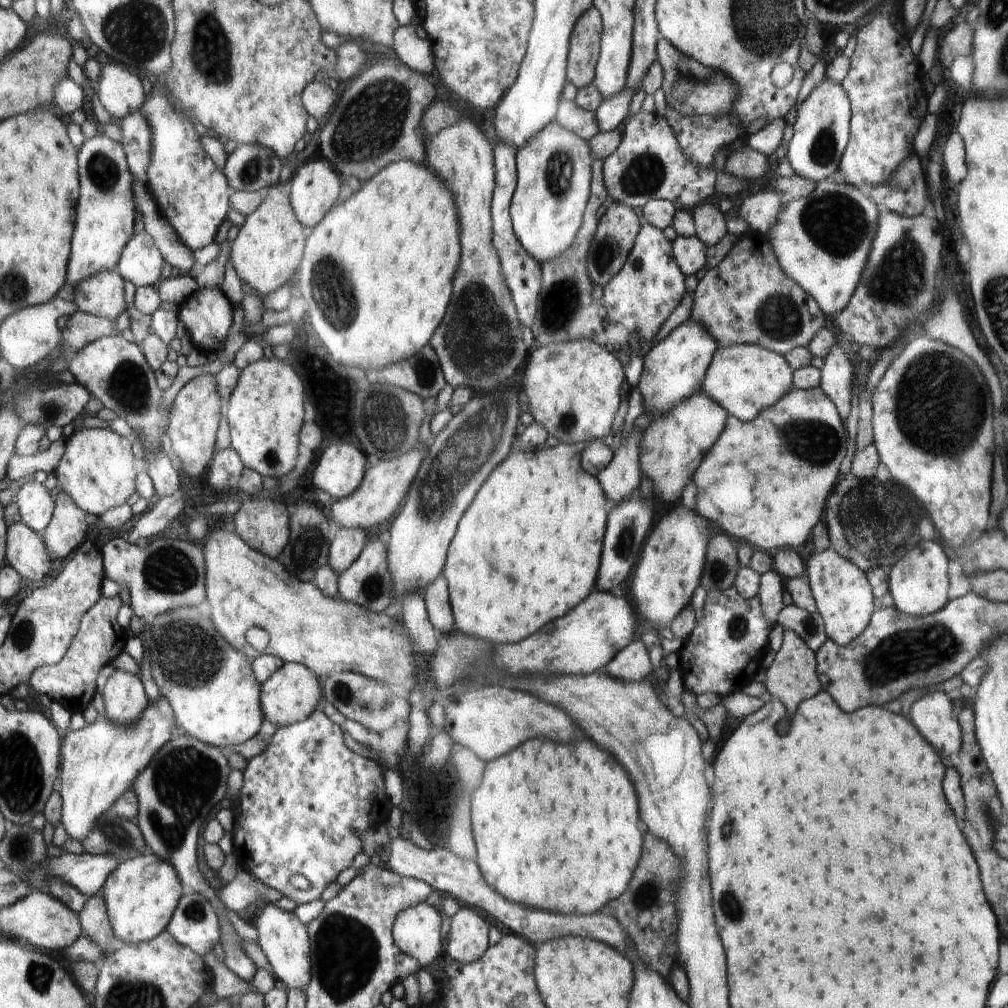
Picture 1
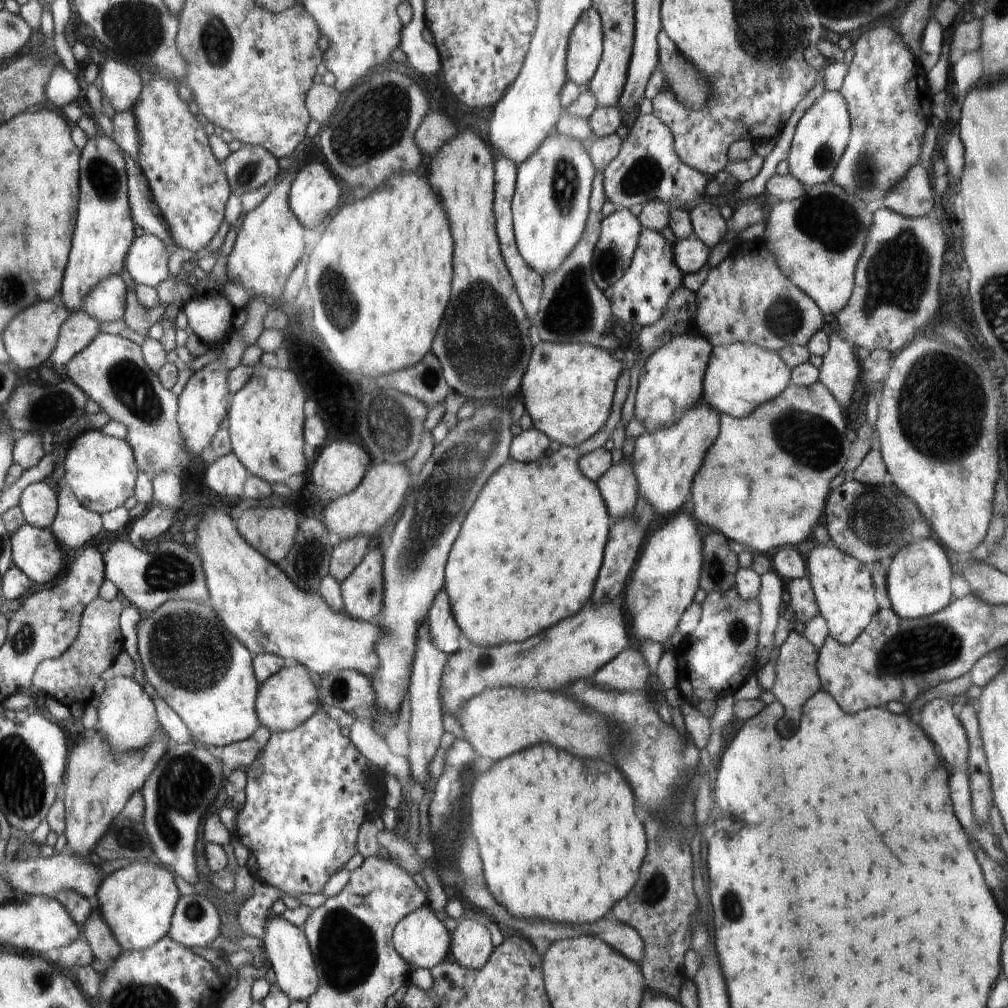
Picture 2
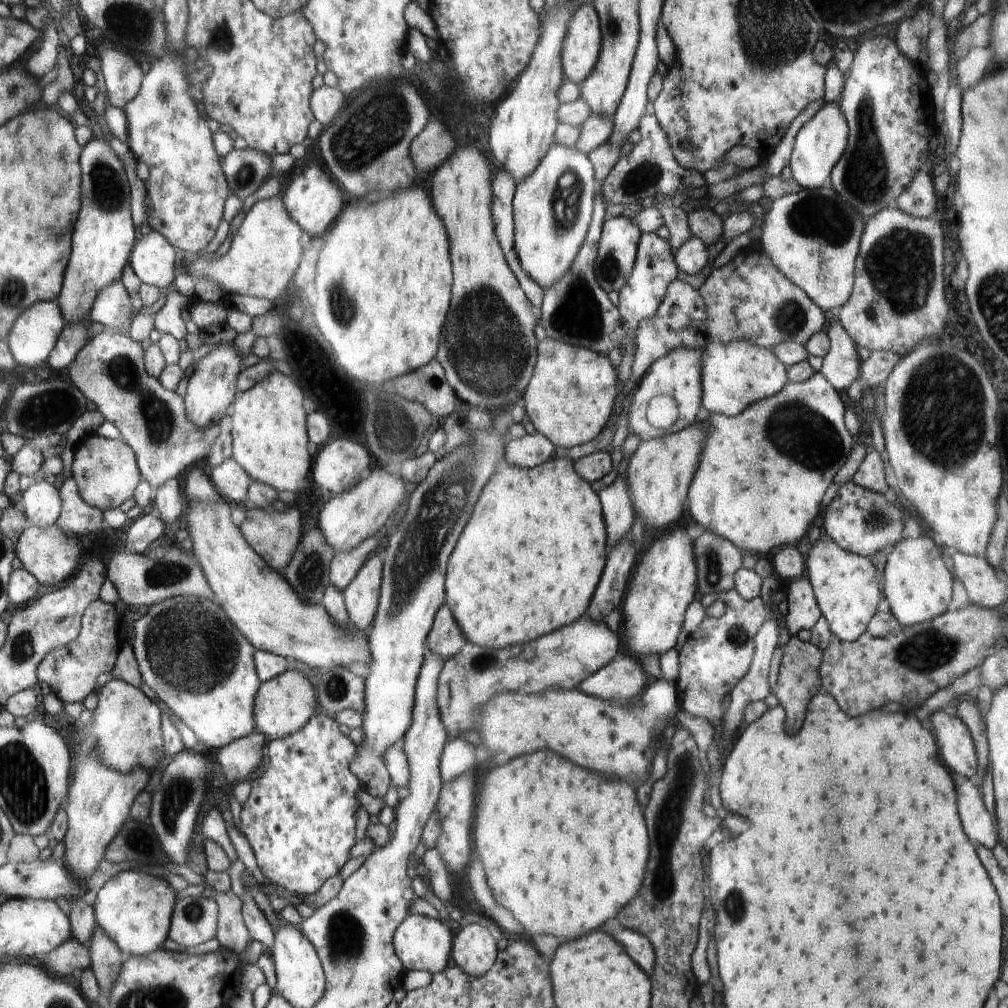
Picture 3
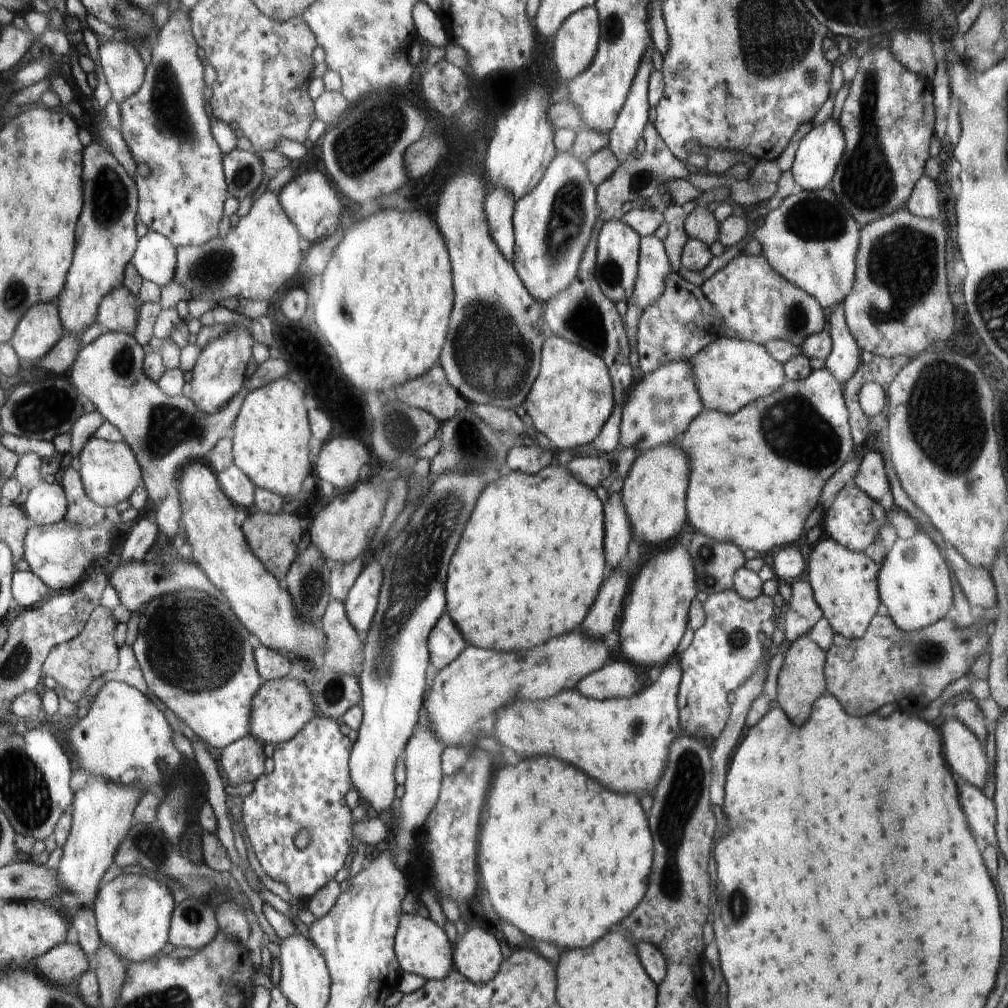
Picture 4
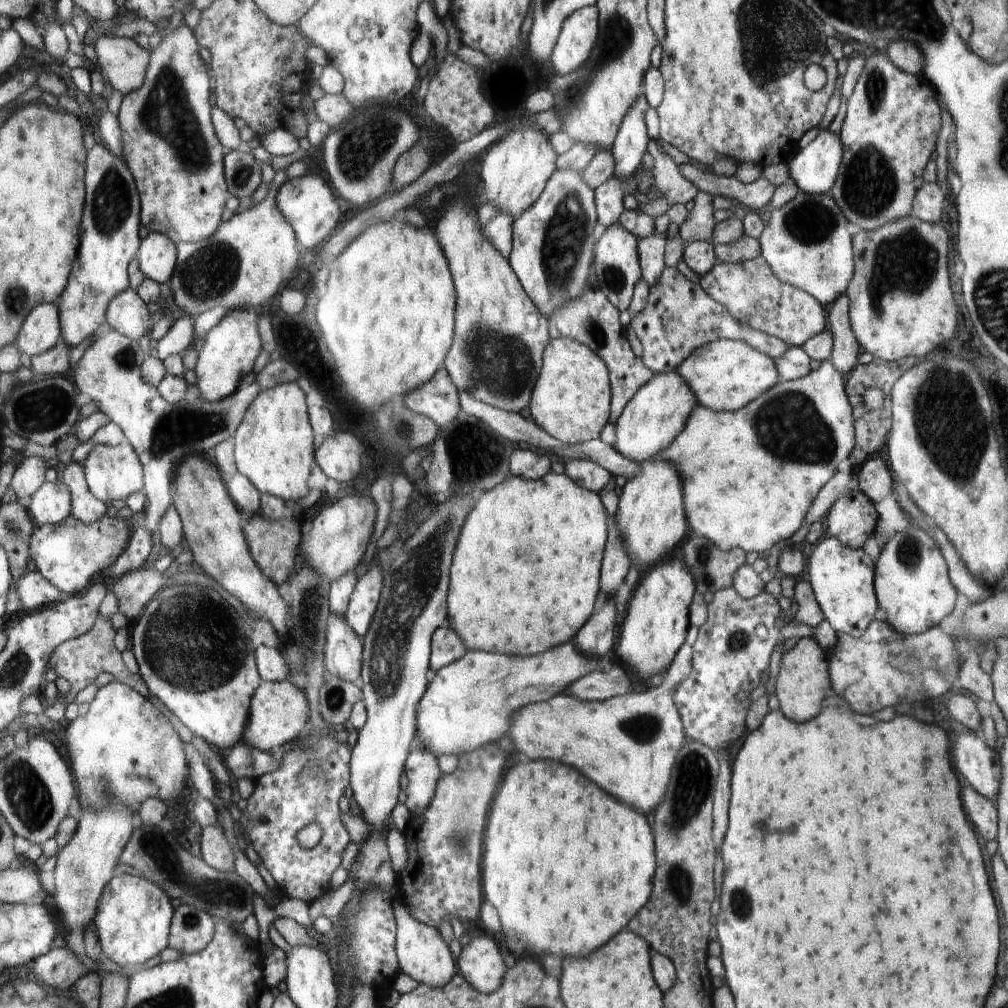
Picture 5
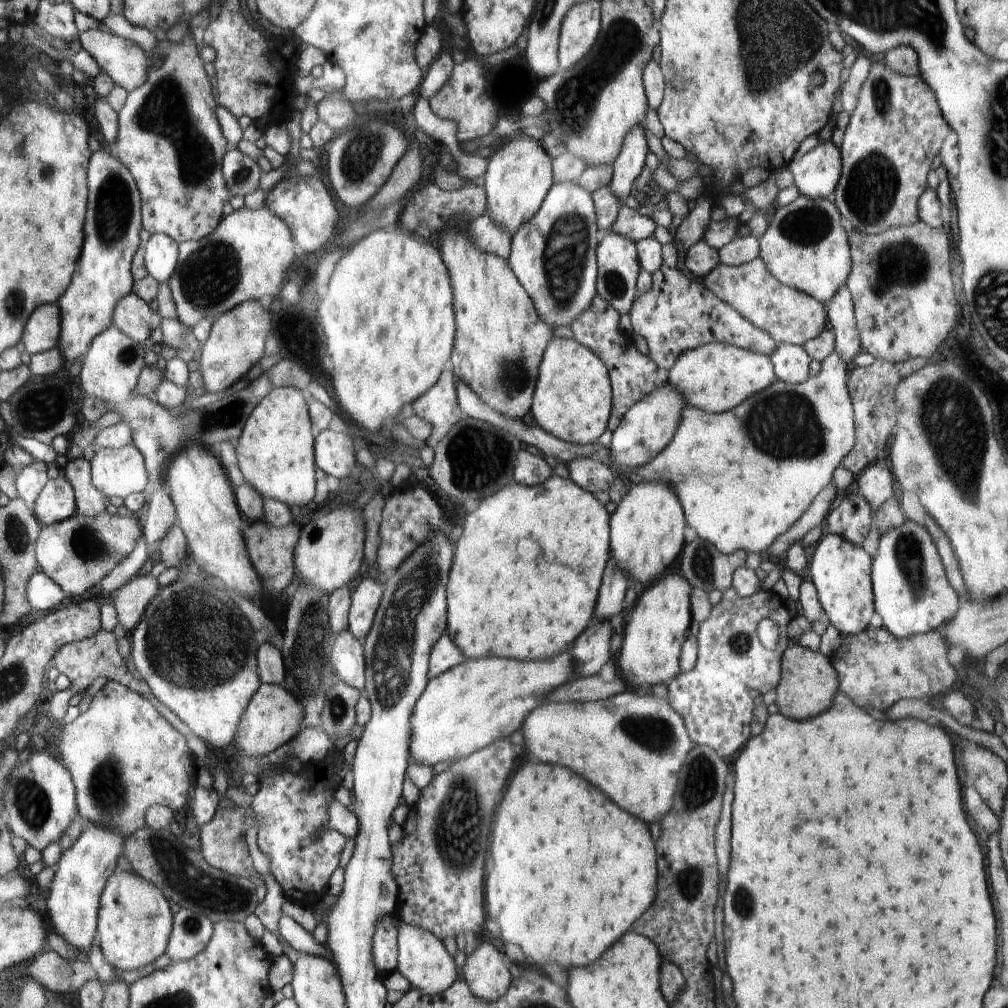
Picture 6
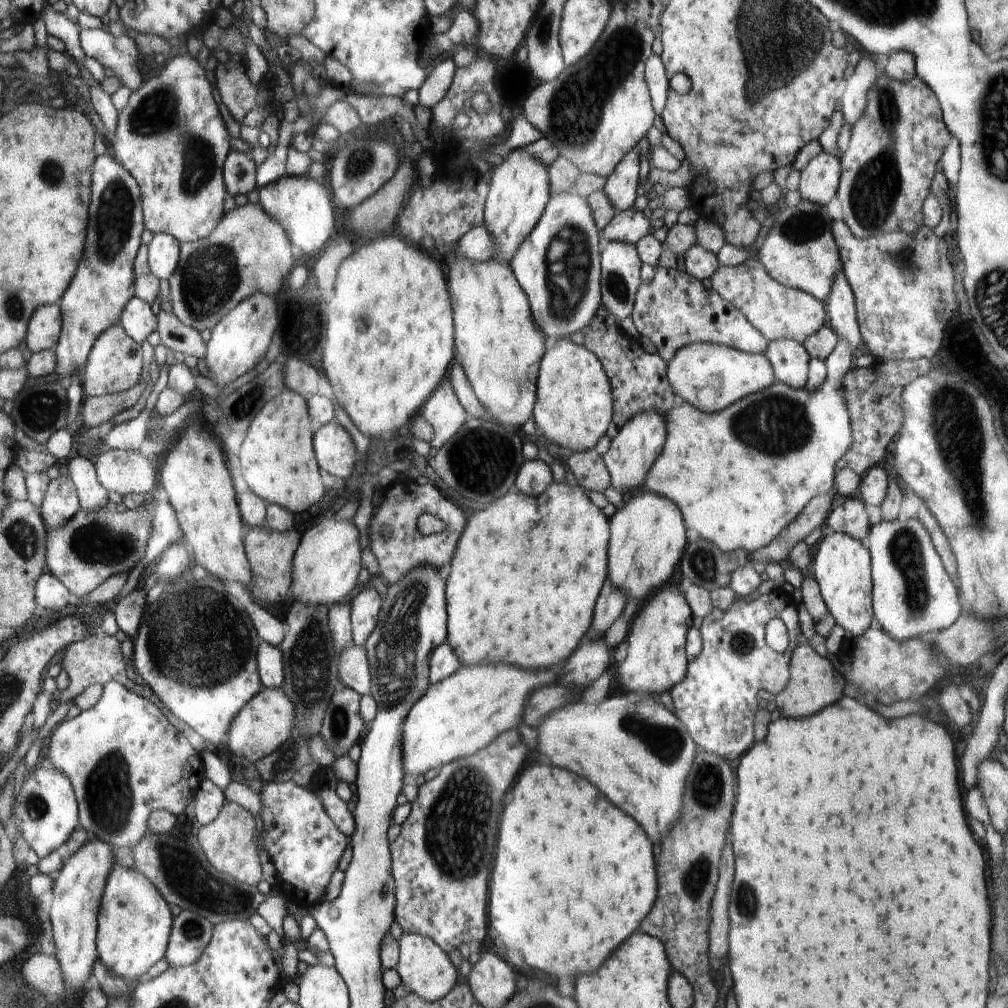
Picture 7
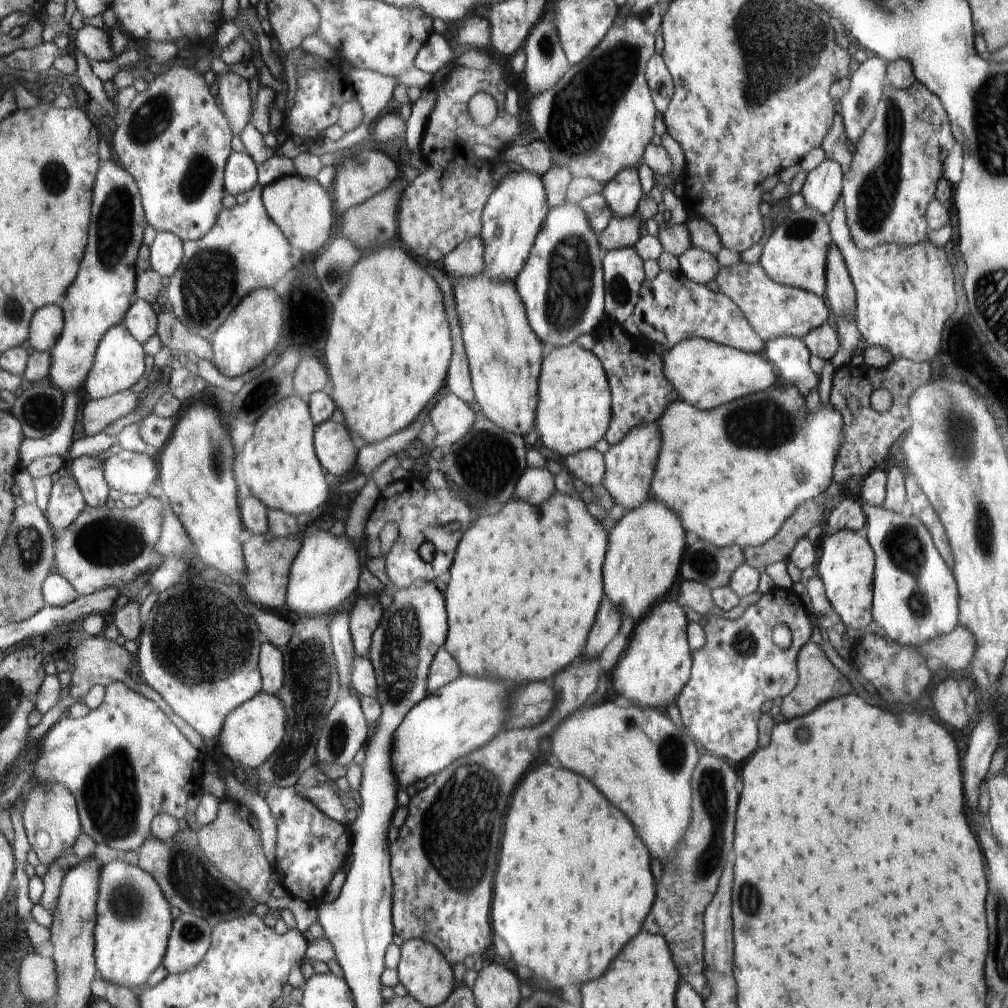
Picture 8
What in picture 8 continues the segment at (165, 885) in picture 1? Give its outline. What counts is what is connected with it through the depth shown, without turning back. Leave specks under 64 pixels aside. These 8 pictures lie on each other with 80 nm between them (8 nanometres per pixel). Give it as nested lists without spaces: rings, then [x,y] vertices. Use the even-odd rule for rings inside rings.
[[[116,860],[102,868],[100,890],[97,900],[98,919],[98,972],[106,983],[128,987],[138,992],[146,984],[148,976],[162,964],[165,958],[168,934],[172,930],[172,912],[169,900],[164,898],[158,881],[138,865],[130,865],[125,860]]]

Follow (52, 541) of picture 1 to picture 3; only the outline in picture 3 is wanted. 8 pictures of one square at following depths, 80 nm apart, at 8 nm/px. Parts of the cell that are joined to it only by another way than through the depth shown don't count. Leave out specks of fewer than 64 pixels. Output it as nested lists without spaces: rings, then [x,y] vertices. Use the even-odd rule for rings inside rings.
[[[65,477],[61,485],[63,500],[63,512],[57,525],[71,532],[73,535],[96,535],[101,532],[102,512],[93,507],[82,498],[82,492],[78,488],[75,478]]]

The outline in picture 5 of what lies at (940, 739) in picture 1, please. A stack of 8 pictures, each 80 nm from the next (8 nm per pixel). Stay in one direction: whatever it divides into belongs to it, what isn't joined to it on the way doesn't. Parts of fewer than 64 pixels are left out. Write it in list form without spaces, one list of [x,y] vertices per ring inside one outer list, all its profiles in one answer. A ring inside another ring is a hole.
[[[957,733],[954,742],[954,764],[958,764],[958,772],[972,784],[980,796],[995,804],[1002,780],[998,751],[986,745],[983,738]]]

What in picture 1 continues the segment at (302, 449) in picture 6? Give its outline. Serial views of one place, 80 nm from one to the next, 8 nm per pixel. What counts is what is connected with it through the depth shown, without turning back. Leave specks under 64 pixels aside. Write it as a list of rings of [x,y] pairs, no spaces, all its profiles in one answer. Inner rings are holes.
[[[273,356],[271,360],[260,359],[247,366],[240,373],[237,385],[225,402],[227,405],[226,426],[229,427],[231,447],[244,462],[245,468],[256,471],[260,476],[282,479],[294,469],[298,458],[298,444],[301,443],[300,428],[304,420],[304,388],[296,372],[285,363],[280,364]]]

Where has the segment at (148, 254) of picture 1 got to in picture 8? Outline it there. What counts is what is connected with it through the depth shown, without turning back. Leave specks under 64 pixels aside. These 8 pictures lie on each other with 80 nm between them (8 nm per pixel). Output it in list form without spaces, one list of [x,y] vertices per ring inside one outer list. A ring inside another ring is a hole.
[[[173,232],[158,233],[149,247],[151,268],[162,276],[176,274],[181,266],[182,239]]]

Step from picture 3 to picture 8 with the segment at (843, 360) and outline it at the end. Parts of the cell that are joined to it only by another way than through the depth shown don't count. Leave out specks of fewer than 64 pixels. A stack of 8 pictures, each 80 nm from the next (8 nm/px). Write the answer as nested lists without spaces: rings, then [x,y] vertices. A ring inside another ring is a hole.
[[[832,240],[828,254],[828,292],[825,299],[829,300],[830,310],[834,312],[836,317],[849,317],[856,308],[856,296],[856,289],[853,287],[853,281],[850,278],[843,254]]]

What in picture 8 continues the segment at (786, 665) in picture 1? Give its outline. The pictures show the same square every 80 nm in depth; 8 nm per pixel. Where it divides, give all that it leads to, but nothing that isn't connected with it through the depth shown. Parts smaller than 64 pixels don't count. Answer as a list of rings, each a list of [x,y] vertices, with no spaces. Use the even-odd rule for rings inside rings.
[[[810,641],[801,648],[801,652],[797,656],[797,671],[800,673],[800,678],[796,690],[782,699],[780,707],[781,714],[786,721],[808,715],[809,712],[816,710],[822,703],[837,699],[850,692],[851,682],[848,682],[848,679],[844,678],[844,675],[830,663],[821,646],[817,643]]]

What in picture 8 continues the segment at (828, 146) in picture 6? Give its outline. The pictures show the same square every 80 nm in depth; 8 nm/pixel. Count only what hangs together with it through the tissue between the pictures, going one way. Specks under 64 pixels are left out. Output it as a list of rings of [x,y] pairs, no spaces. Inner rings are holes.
[[[828,158],[807,174],[801,190],[805,204],[824,216],[834,208],[843,193],[844,172],[836,161]]]

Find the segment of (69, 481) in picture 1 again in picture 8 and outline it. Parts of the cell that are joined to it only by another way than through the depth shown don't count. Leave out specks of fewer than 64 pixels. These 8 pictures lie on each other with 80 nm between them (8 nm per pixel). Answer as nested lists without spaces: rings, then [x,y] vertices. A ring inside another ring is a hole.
[[[126,449],[106,458],[104,471],[110,488],[141,498],[142,494],[148,492],[150,484],[158,478],[156,464],[149,455]]]

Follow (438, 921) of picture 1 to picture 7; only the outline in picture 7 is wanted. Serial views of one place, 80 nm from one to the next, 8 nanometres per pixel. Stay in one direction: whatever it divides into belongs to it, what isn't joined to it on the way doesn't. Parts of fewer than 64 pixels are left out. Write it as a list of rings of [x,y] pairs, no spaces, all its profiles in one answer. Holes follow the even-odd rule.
[[[402,933],[398,940],[400,944],[400,962],[396,970],[401,976],[402,983],[408,986],[408,990],[415,992],[422,1000],[434,1002],[444,999],[453,990],[458,980],[456,968],[452,966],[450,958],[441,949],[441,945],[430,937],[421,934]]]

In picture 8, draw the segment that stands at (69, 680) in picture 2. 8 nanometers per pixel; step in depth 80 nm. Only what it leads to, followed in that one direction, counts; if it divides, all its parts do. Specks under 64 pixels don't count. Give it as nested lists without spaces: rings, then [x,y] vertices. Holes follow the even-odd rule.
[[[99,634],[95,637],[86,638],[84,642],[77,646],[74,652],[74,666],[75,670],[72,671],[72,679],[69,684],[69,695],[75,698],[77,701],[82,702],[84,696],[88,694],[88,691],[96,684],[102,684],[102,686],[108,686],[110,683],[117,683],[118,681],[129,685],[131,689],[134,689],[138,694],[142,694],[146,698],[155,702],[162,712],[168,715],[168,718],[178,727],[178,730],[182,732],[192,744],[202,743],[201,734],[198,731],[194,731],[193,728],[185,721],[182,720],[171,708],[164,702],[160,693],[156,692],[150,685],[144,684],[141,681],[140,684],[136,684],[132,678],[130,678],[130,672],[128,672],[128,664],[130,664],[130,654],[126,654],[123,646],[118,646],[116,641],[108,641],[104,638],[103,634]]]

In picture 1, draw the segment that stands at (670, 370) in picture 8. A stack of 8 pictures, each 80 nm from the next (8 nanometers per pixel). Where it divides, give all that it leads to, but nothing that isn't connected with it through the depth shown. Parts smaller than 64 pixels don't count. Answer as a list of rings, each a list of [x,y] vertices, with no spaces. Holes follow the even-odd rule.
[[[733,344],[719,346],[713,356],[712,366],[705,375],[703,393],[717,401],[727,413],[738,416],[738,420],[752,420],[765,408],[775,405],[793,387],[793,369],[785,356],[755,344]]]

